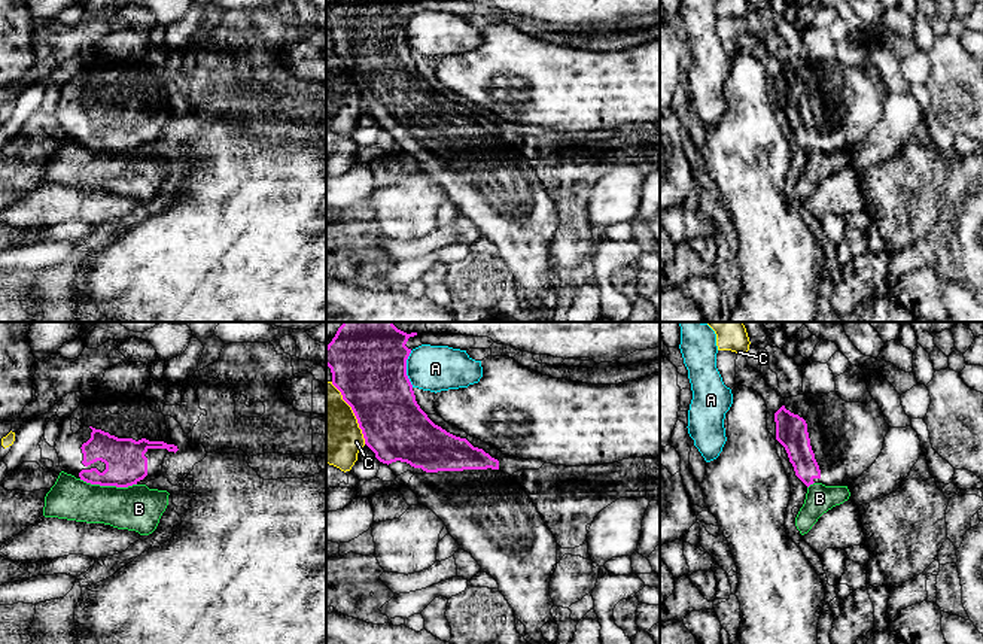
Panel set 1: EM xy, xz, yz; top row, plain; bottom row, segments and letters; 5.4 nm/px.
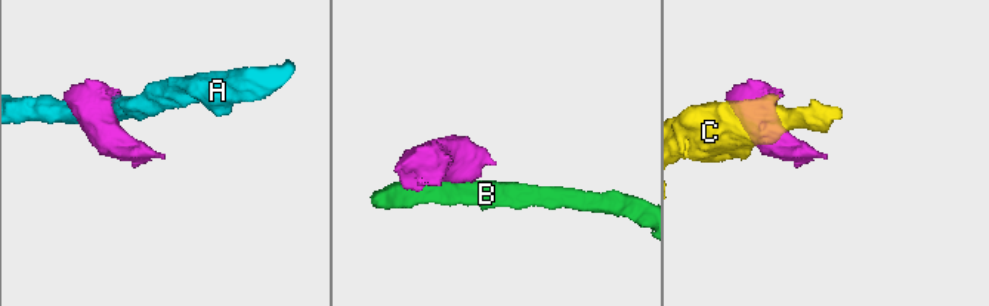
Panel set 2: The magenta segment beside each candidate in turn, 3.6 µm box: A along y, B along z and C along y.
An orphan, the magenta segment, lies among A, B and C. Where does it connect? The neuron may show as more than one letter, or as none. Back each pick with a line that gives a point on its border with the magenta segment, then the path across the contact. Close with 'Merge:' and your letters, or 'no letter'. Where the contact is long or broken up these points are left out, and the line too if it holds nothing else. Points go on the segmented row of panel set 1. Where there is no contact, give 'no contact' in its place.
Merge: no letter

